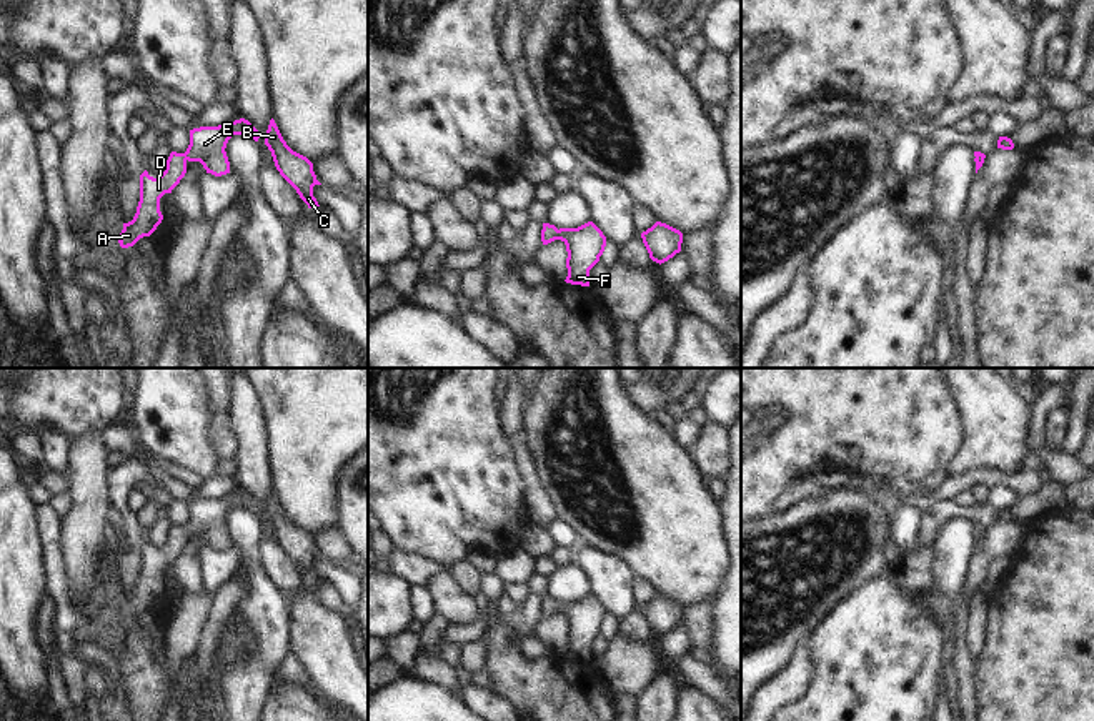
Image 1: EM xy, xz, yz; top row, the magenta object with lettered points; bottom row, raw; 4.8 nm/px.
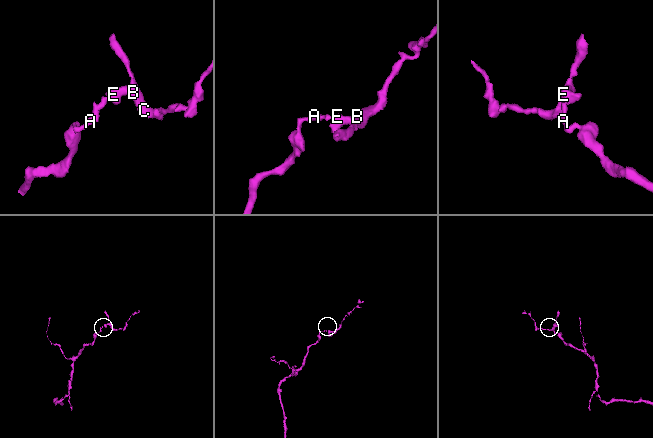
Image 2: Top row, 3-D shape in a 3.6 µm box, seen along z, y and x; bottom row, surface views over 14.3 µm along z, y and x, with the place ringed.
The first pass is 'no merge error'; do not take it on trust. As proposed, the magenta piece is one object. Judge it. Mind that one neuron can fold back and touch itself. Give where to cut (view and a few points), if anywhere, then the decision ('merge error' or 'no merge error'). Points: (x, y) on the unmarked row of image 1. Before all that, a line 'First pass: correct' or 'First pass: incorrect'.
First pass: correct
cut none; no merge error

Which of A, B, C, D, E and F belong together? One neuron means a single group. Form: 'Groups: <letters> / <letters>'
Groups: A B C D E F.

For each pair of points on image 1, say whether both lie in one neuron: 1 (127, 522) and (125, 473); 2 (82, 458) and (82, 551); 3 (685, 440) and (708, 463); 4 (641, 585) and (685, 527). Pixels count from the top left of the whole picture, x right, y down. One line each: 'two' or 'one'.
1: one
2: one
3: two
4: two

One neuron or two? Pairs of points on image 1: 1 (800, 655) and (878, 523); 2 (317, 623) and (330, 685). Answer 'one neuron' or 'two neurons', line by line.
1: two neurons
2: one neuron

